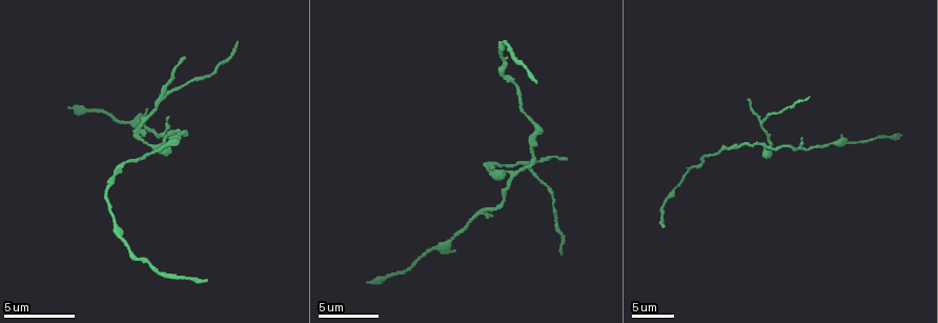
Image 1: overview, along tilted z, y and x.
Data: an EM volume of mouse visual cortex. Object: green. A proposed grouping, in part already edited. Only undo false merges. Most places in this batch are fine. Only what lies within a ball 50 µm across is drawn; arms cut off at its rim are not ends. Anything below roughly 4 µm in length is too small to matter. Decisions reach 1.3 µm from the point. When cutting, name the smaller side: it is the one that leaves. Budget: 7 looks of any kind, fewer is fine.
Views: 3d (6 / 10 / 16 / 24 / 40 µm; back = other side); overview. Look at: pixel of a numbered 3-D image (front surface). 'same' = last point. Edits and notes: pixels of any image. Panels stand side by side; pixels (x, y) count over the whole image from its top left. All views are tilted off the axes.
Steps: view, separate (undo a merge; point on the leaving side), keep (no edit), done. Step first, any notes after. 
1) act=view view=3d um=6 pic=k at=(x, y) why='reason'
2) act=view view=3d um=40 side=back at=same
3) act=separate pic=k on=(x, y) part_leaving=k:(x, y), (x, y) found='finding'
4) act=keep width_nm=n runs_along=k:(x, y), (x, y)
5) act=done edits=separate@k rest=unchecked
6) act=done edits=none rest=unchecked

act=view view=3d um=10 pic=1 at=(173, 143) why='sudden change in width'

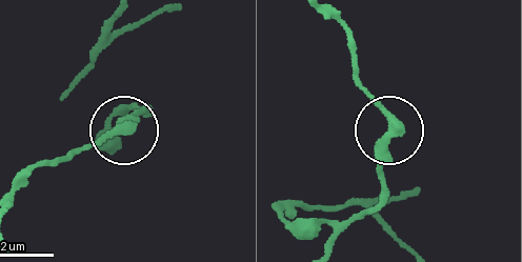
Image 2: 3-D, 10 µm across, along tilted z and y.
act=keep runs_along=2:(138, 111), (124, 128), (71, 150) found='continuous, no second neuron'

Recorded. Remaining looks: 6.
act=view view=3d um=16 pic=1 at=(160, 136) why='two arms in line, one across'

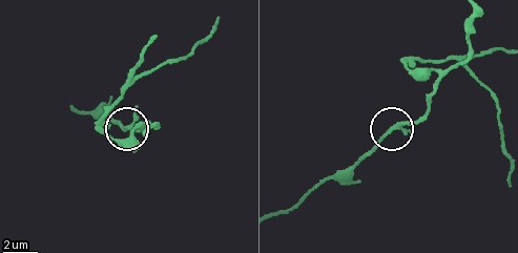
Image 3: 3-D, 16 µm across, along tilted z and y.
act=keep width_nm=180 runs_along=3:(469, 47), (425, 111), (392, 128), (370, 154) found='one neuron here'

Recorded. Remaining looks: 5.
act=view view=3d um=10 pic=1 at=(435, 247) why='sudden change in width'

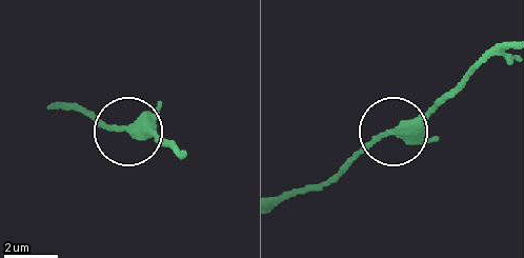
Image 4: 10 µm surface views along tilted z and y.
act=view view=3d um=6 pic=4 at=(392, 130)

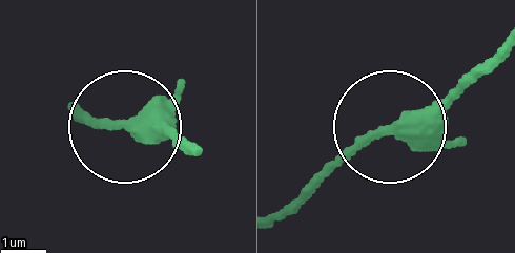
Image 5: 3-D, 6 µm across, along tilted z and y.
act=keep runs_along=5:(186, 151), (164, 136), (80, 125) found='continuous, no second neuron'

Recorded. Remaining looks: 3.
act=done edits=none rest=unchecked

